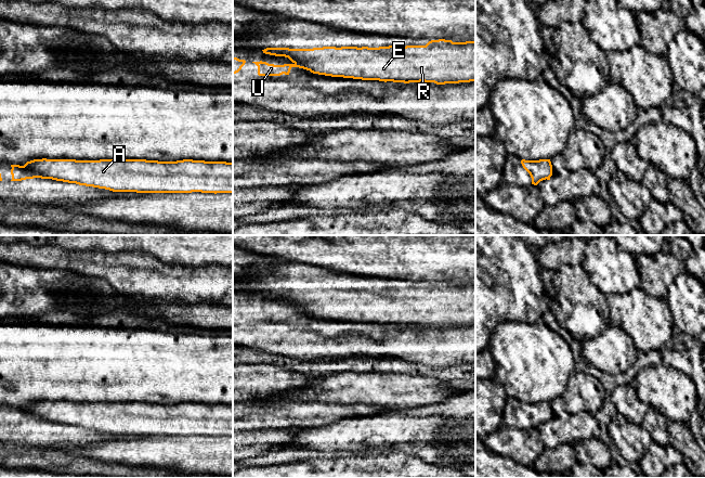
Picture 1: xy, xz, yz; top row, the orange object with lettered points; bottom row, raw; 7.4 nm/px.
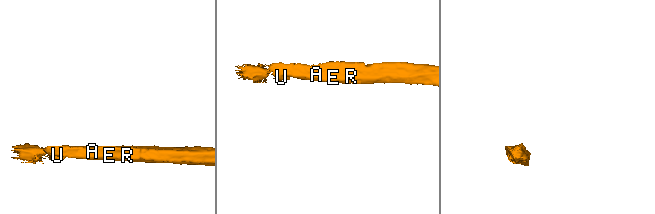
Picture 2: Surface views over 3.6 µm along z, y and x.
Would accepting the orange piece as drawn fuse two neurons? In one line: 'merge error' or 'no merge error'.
merge error

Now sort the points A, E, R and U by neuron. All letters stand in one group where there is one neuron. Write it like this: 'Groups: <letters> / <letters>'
Groups: A E R / U

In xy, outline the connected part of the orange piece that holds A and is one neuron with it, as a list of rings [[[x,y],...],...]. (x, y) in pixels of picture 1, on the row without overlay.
[[[34,402],[25,411],[49,422],[113,435],[233,436],[233,405],[183,402]]]

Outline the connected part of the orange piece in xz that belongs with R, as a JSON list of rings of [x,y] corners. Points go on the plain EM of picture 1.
[[[431,283],[426,288],[323,289],[313,292],[266,290],[263,296],[288,300],[313,316],[362,323],[434,325],[436,327],[475,324],[475,284]]]

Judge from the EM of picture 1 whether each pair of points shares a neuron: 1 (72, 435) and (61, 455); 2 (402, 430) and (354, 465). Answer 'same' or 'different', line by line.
1: different
2: different

